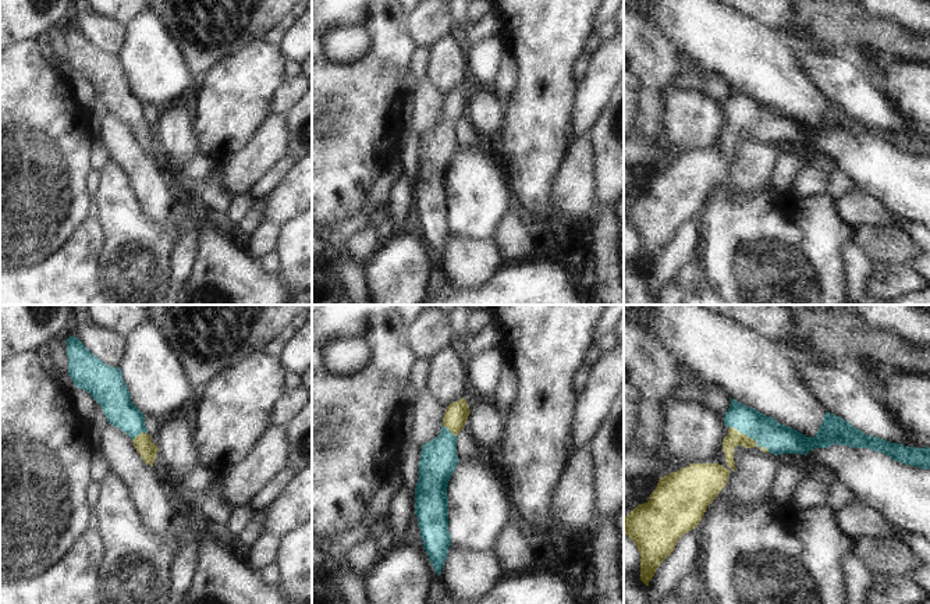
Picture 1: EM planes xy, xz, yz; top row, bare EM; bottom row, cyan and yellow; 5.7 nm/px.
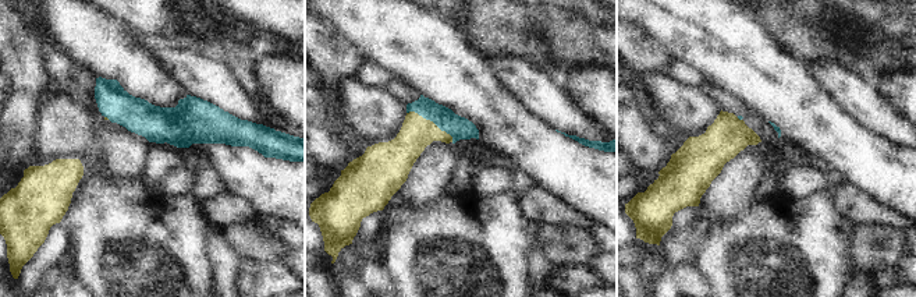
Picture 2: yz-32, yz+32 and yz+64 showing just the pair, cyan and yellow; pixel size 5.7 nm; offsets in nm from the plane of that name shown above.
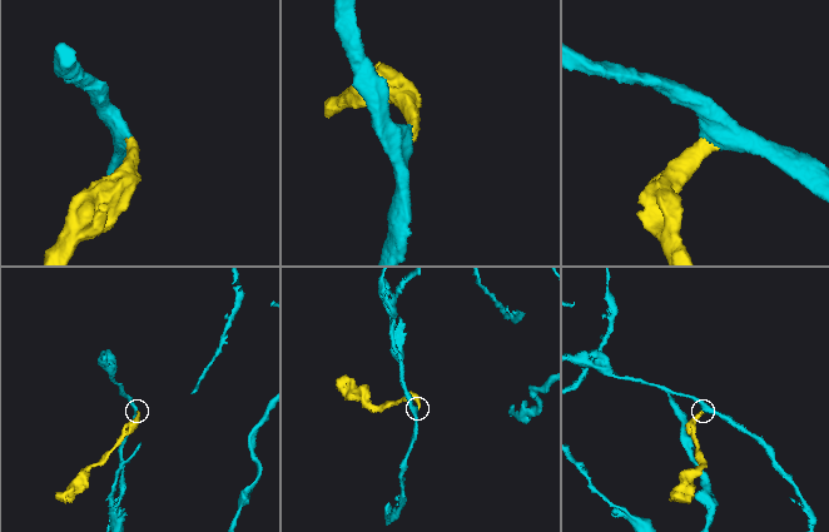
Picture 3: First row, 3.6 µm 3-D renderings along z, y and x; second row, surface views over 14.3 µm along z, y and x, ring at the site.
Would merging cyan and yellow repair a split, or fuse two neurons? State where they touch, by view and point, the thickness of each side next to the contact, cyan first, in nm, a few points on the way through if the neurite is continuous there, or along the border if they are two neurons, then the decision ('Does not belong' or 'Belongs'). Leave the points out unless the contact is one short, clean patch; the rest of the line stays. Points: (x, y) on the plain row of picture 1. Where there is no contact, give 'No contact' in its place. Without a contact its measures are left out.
Touches cyan at yz (745, 123). Thickness 170 nm (cyan) against 90 nm. Path across: yz (778, 127), (769, 123), (745, 123), (734, 125). Belongs

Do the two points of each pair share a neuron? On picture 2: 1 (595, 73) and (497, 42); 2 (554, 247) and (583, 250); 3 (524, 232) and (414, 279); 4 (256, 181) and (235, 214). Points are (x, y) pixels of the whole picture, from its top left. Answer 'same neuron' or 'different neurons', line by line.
1: different neurons
2: same neuron
3: same neuron
4: different neurons

